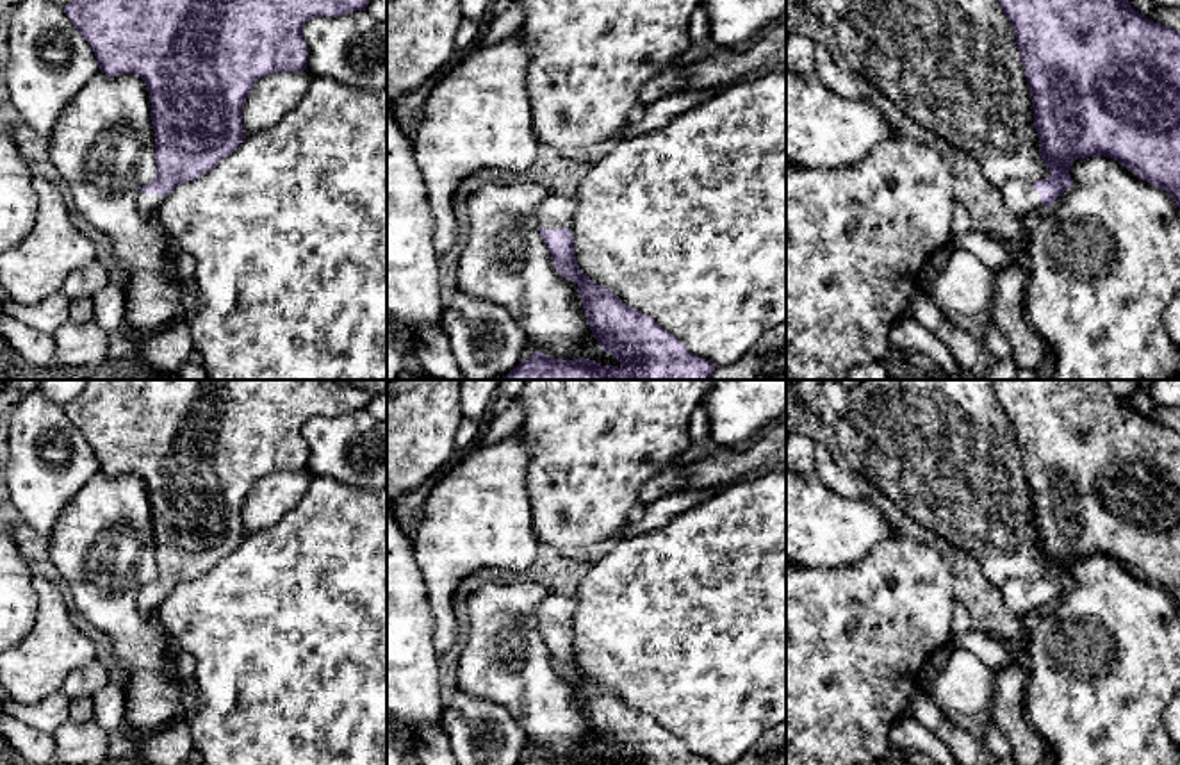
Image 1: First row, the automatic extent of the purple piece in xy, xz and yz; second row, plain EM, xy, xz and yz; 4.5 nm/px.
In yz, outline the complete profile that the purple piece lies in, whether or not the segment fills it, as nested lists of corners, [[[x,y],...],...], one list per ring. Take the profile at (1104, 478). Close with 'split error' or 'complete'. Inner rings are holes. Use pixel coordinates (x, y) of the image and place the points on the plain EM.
[[[993,380],[993,389],[1016,433],[1020,458],[1032,496],[1034,528],[1039,537],[1039,556],[1052,571],[1050,578],[1041,578],[1036,581],[1011,578],[1000,587],[1005,605],[1020,626],[1025,628],[1032,624],[1032,621],[1043,610],[1050,608],[1050,605],[1064,590],[1073,587],[1069,569],[1077,558],[1096,555],[1110,556],[1128,571],[1139,574],[1143,580],[1164,588],[1180,608],[1180,433],[1173,426],[1153,423],[1146,415],[1139,414],[1128,399],[1118,398],[1110,391],[1107,380]]] | split error

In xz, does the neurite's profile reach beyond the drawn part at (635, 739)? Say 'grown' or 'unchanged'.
grown

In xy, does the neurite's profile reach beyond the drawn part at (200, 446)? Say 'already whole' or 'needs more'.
needs more

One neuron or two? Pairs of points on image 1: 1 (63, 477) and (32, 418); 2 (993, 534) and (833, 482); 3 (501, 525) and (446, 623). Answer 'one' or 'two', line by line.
1: one
2: two
3: one

